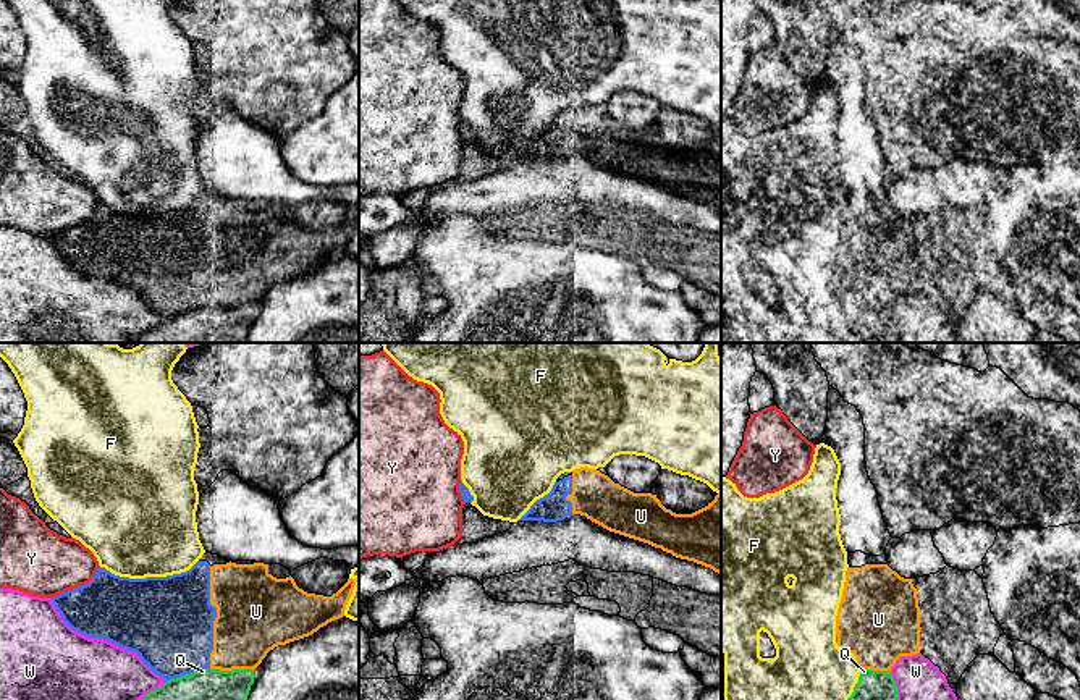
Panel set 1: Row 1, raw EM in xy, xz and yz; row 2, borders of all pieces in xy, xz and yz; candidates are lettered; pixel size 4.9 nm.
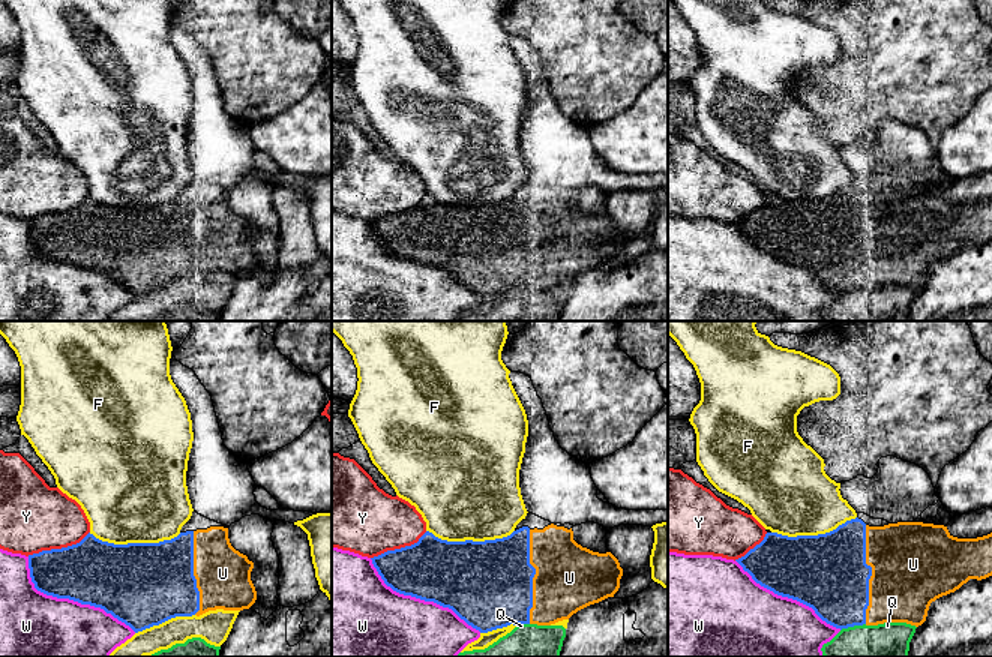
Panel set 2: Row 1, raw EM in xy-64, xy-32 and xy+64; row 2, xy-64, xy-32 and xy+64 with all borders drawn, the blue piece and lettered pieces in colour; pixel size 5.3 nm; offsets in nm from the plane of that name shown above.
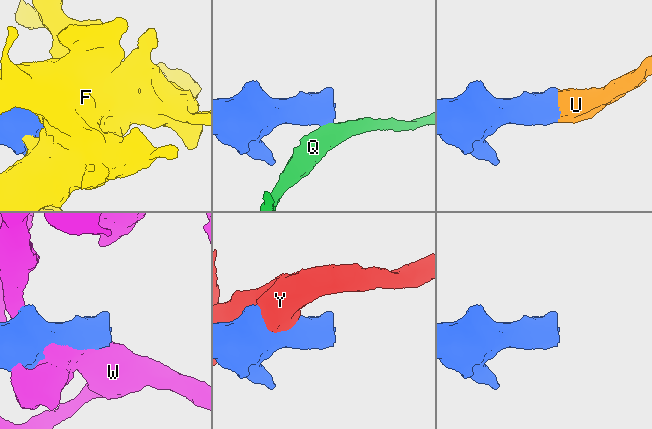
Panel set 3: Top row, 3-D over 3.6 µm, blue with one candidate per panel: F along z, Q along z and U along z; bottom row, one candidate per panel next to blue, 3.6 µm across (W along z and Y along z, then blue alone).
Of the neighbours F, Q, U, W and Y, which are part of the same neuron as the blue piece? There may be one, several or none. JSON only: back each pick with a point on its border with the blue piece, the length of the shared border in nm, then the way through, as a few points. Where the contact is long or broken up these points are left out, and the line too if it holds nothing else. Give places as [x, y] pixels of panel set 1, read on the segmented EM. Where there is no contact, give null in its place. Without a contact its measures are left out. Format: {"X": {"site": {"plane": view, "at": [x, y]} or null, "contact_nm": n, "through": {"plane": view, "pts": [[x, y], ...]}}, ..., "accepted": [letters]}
{"U": {"site": {"plane": "xy", "at": [215, 616]}, "contact_nm": 500}, "accepted": ["U"]}

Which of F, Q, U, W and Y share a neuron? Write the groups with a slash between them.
F / Q / U / W / Y

